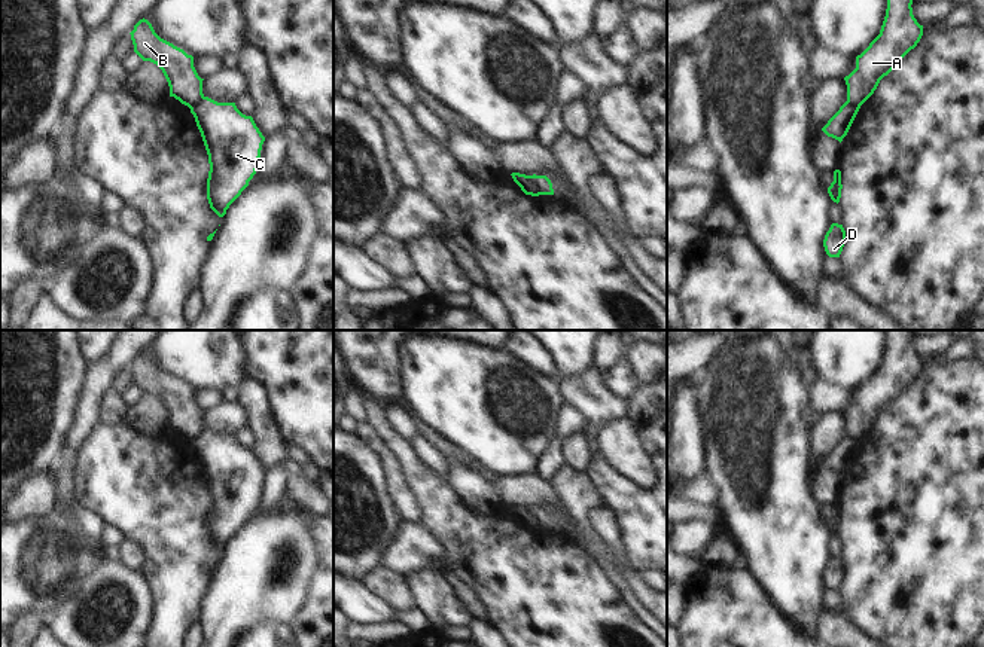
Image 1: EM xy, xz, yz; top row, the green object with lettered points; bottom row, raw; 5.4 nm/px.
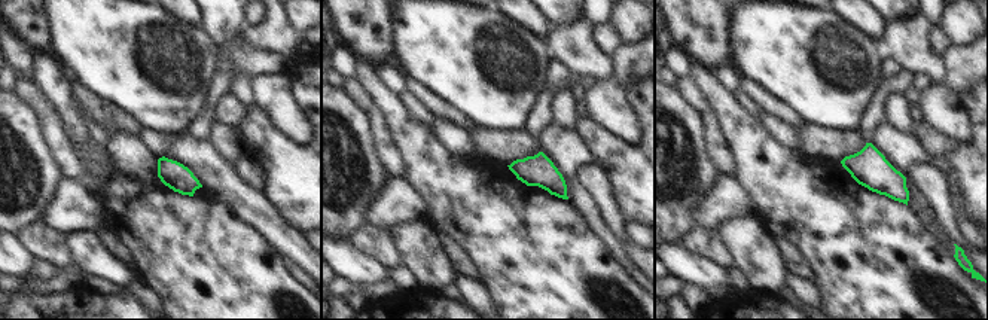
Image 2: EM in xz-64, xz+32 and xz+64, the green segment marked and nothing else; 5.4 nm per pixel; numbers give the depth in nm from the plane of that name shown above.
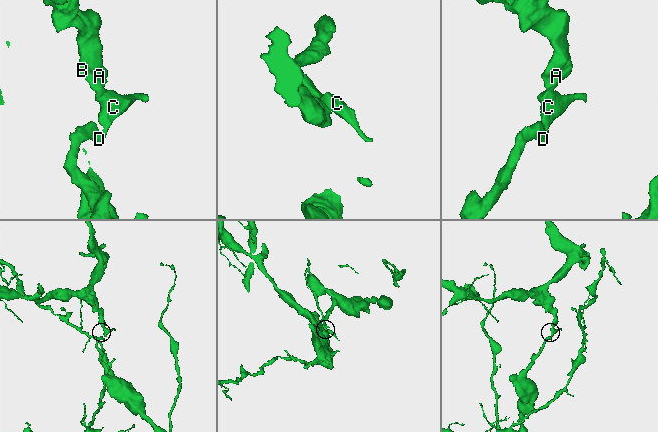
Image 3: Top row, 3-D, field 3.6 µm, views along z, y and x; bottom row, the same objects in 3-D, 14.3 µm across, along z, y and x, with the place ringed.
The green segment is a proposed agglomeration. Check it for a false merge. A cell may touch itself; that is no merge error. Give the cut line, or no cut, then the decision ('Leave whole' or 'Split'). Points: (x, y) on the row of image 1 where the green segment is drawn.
Split along xz (527, 176), (539, 194). Split

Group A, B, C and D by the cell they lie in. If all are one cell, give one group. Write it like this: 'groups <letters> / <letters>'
groups A B / C D

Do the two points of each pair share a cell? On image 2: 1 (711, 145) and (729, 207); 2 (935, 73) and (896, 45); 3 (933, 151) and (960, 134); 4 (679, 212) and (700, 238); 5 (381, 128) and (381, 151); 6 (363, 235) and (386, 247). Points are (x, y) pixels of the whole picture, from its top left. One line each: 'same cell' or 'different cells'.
1: different cells
2: same cell
3: different cells
4: different cells
5: same cell
6: same cell

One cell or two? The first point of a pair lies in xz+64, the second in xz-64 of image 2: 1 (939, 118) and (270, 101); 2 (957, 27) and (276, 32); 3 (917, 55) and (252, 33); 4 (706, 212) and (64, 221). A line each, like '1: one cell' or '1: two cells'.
1: one cell
2: two cells
3: two cells
4: one cell

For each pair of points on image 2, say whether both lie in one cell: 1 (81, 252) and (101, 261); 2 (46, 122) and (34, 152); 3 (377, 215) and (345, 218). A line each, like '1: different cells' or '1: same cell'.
1: same cell
2: different cells
3: different cells

